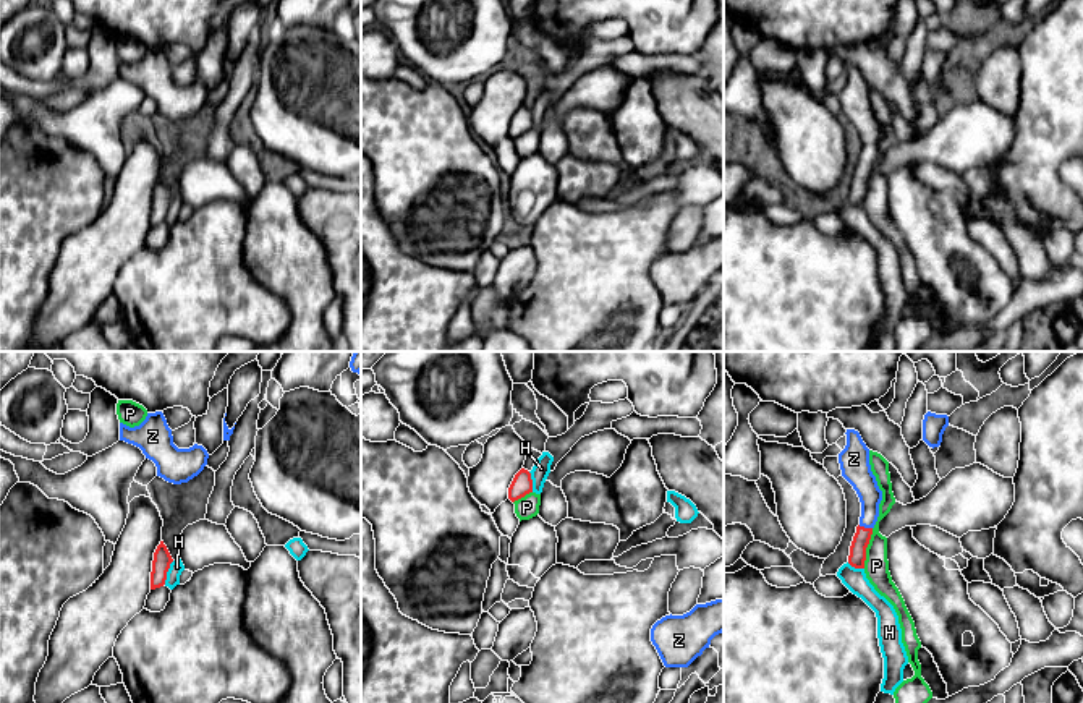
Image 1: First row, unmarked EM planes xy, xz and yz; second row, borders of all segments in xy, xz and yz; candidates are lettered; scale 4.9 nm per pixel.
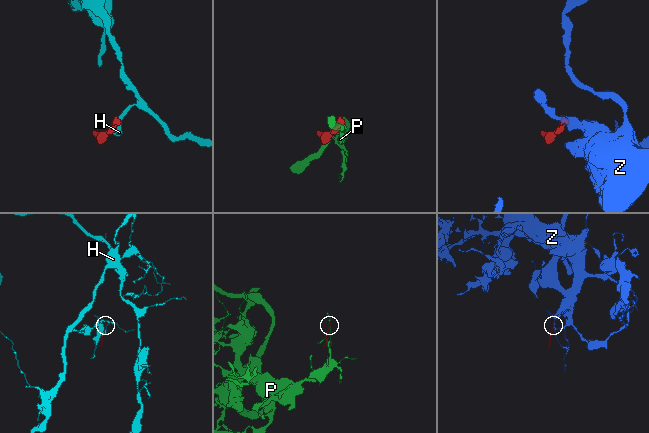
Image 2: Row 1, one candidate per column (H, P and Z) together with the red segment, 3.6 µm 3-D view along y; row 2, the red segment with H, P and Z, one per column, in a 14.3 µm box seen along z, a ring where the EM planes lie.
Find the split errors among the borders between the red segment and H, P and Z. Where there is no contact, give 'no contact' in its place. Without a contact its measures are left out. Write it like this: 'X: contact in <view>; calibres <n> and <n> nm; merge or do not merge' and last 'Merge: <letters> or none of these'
H: contact in xy; calibres 90 and 70 nm; do not merge
P: contact in yz; calibres 90 and 130 nm; do not merge
Z: contact in yz; calibres 90 and 120 nm; merge
Merge: Z

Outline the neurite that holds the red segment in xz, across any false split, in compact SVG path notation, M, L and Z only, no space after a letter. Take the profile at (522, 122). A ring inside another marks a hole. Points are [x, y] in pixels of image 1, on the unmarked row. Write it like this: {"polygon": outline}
{"polygon": "M521 105L515 112L515 115L513 115L513 118L512 118L510 125L508 125L508 136L512 139L515 139L515 138L525 134L529 130L533 130L531 110L528 107Z"}

